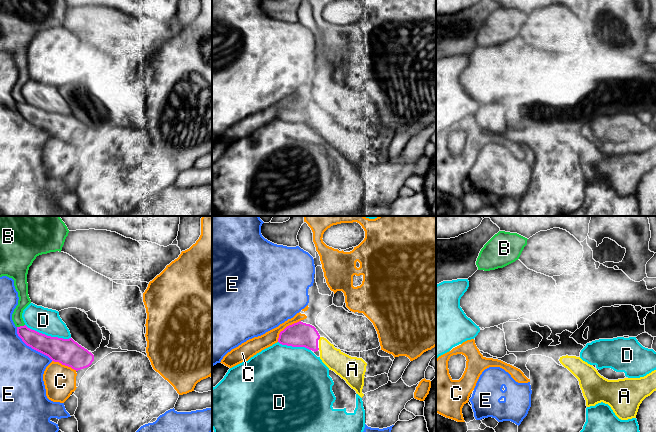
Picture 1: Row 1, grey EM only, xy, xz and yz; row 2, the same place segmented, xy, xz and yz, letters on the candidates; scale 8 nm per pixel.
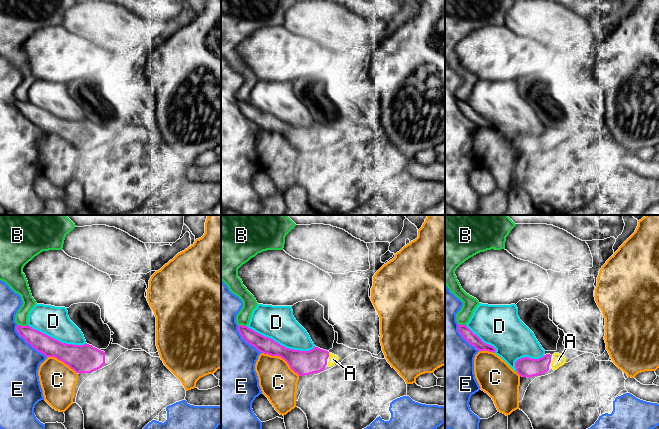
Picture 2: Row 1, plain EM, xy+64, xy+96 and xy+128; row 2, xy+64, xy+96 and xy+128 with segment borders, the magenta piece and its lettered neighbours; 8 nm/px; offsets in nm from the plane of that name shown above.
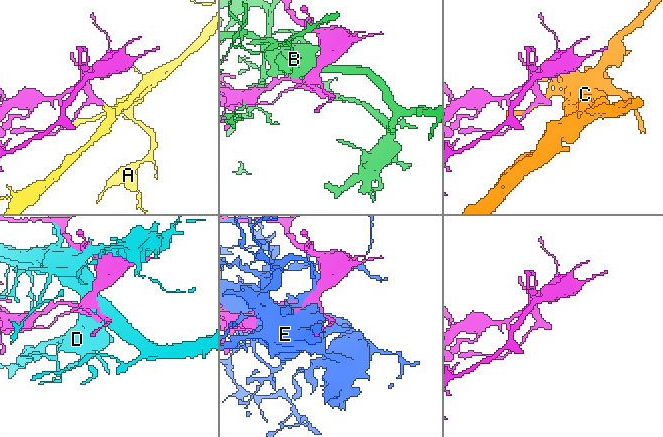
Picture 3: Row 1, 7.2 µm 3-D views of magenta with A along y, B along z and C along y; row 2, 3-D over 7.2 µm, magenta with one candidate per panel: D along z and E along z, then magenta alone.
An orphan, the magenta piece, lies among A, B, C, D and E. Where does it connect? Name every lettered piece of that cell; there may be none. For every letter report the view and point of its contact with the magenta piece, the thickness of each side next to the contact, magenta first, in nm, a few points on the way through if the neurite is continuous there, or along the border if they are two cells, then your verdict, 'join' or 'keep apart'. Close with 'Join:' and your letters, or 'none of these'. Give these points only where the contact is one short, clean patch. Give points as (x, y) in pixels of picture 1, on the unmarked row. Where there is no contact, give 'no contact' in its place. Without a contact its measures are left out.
A: meets magenta in xz at (319, 114); 200 nm thick on the magenta side, 170 nm on the other; runs through xz (299, 110), (319, 114), (327, 127), (337, 137); join
B: meets magenta in xy at (20, 102); 150 nm thick on the magenta side, 90 nm on the other; keep apart
C: meets magenta in xz at (286, 103); 200 nm thick on the magenta side, 120 nm on the other; keep apart
D: meets magenta in xy at (48, 112); 200 nm thick on the magenta side, 200 nm on the other; keep apart
E: meets magenta in xy at (31, 123); 190 nm thick on the magenta side, 360 nm on the other; keep apart
Join: A

